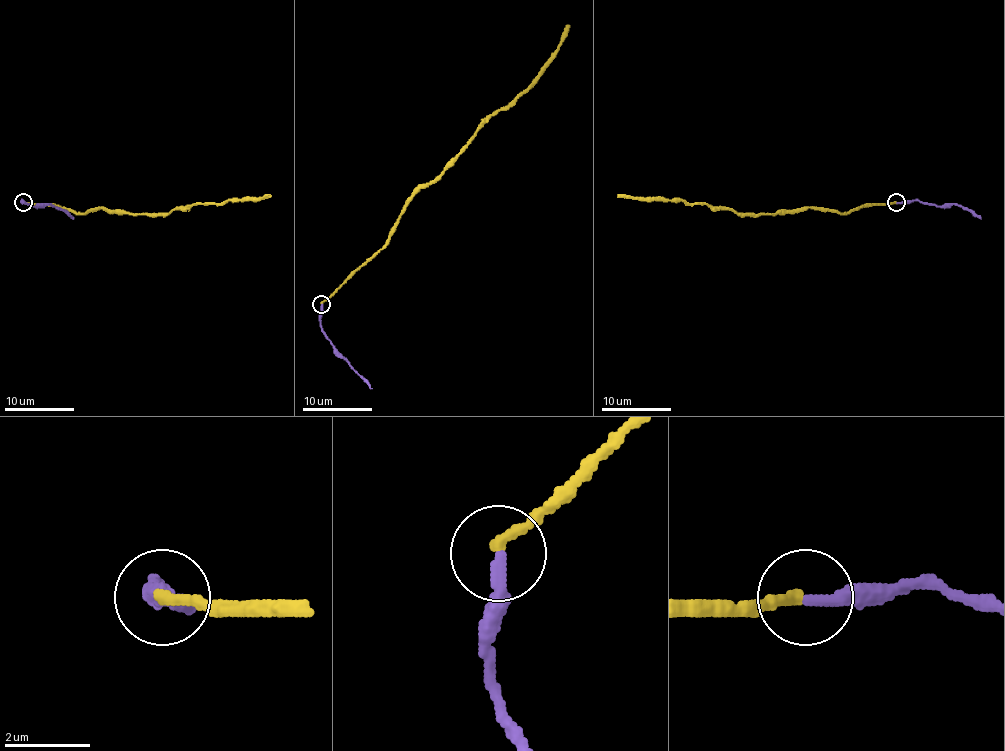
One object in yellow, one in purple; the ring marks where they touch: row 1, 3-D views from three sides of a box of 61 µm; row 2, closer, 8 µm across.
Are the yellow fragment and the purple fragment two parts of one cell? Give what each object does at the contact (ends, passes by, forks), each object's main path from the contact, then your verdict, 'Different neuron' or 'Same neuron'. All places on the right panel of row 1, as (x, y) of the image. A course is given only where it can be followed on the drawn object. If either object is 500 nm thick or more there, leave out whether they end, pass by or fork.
At the ring yellow ends. At the ring purple ends. Course of yellow: (895, 203), (864, 204), (847, 213), (798, 208), (737, 215), (708, 204), (618, 196). Course of purple: (897, 203), (959, 204), (980, 218). Different neuron

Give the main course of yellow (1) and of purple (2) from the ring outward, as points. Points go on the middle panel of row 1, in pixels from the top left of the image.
1: (322, 303), (386, 242), (403, 206), (421, 188), (429, 185), (492, 116), (506, 110), (528, 88), (570, 25)
2: (322, 304), (322, 332), (372, 388)

